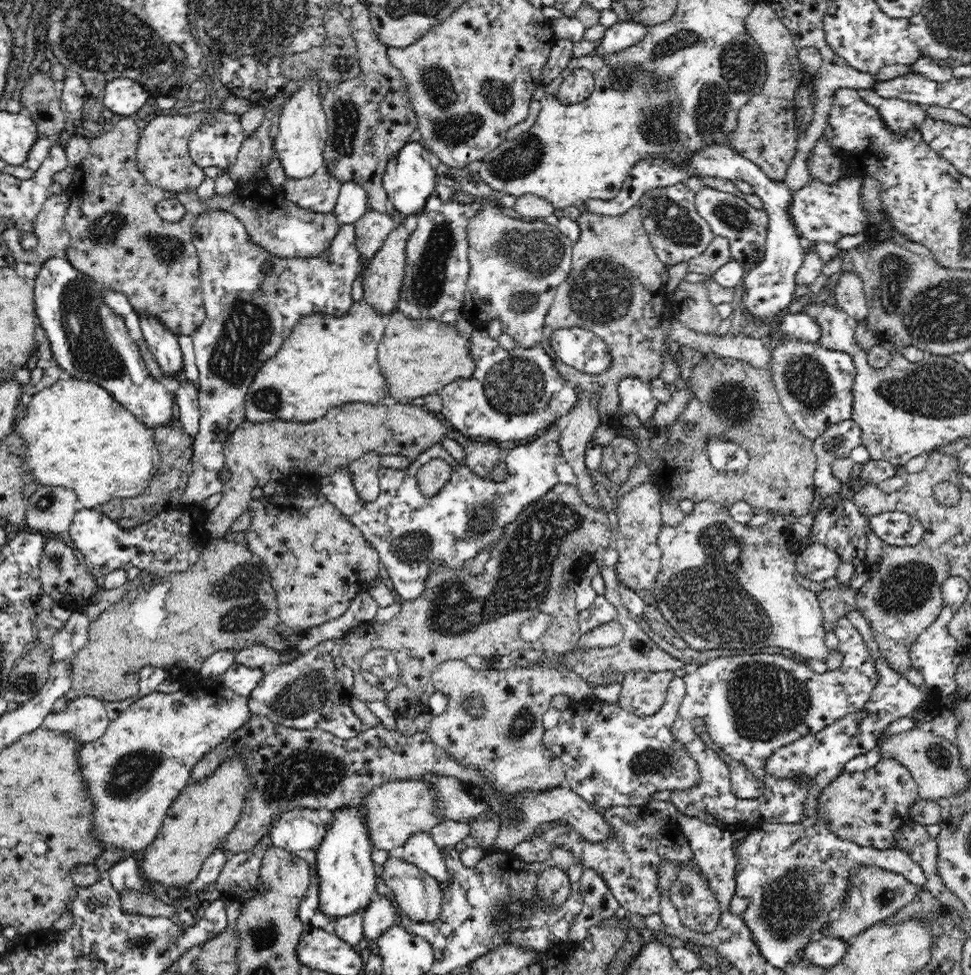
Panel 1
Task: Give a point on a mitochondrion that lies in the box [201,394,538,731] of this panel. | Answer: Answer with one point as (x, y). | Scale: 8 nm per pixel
(241, 588)

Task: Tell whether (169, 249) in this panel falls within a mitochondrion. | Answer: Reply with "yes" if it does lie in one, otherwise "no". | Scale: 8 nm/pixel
yes

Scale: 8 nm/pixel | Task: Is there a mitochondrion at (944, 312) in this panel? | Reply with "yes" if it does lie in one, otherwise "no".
yes

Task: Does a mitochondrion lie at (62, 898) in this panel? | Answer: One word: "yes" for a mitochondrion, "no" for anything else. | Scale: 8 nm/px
no

